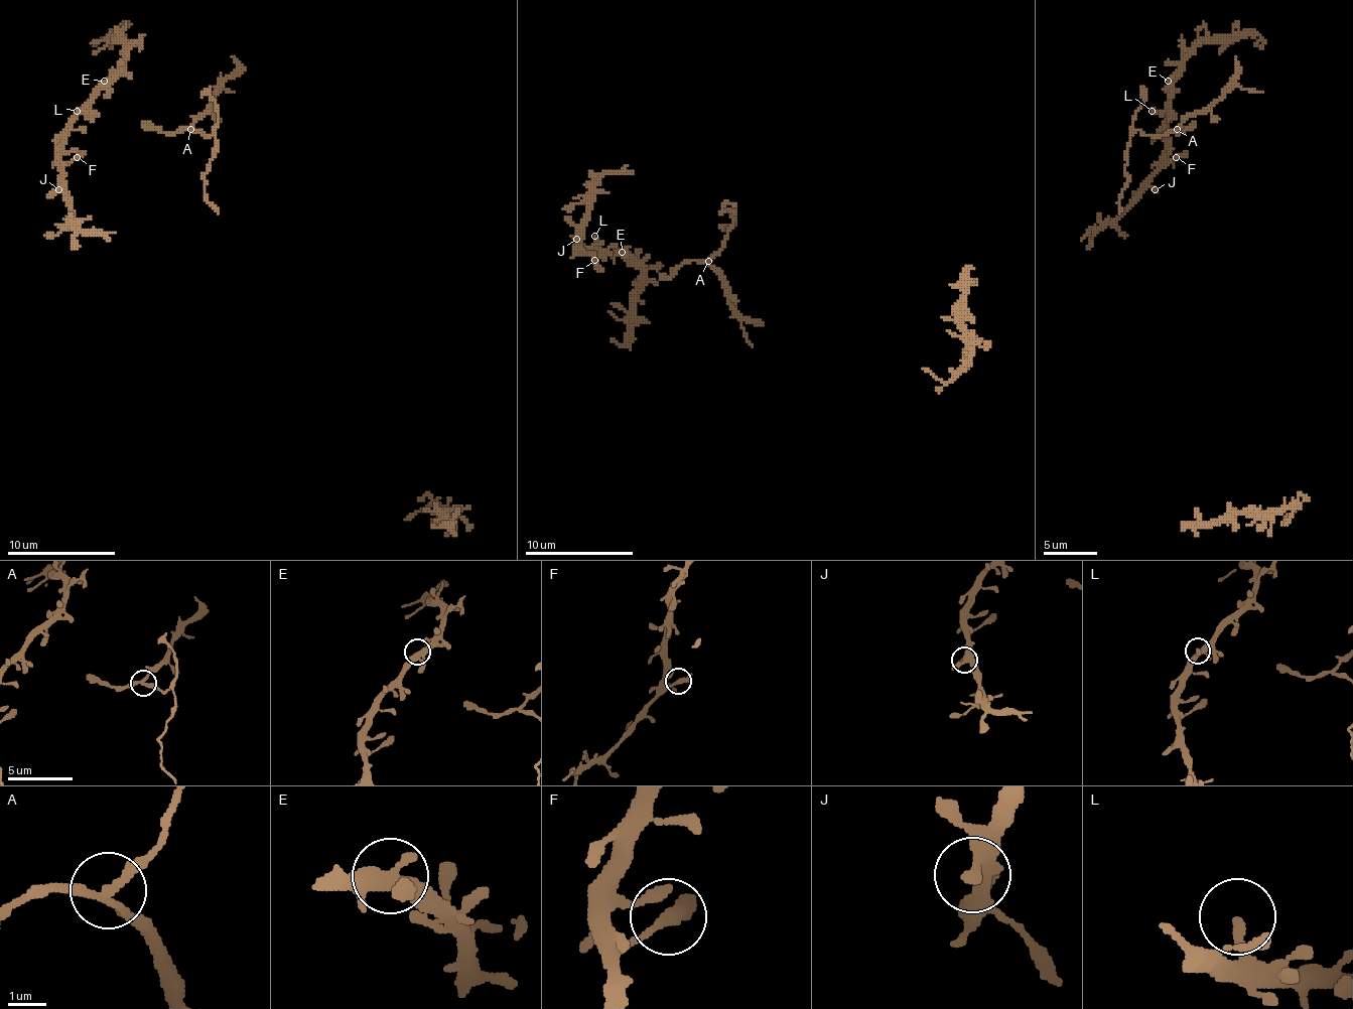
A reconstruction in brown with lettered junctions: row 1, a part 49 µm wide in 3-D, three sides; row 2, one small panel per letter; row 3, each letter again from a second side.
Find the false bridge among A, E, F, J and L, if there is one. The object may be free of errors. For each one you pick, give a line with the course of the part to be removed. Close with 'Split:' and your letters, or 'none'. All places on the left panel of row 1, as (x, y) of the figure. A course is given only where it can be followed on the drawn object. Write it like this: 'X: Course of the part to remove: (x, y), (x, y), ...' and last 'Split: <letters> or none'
A: Course of the part to remove: (190, 130), (205, 135), (215, 130), (205, 186), (207, 202), (218, 213)
Split: A

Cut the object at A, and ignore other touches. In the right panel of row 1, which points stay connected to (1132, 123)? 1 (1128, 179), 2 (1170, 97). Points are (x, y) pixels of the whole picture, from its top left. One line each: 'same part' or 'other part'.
1: same part
2: other part

